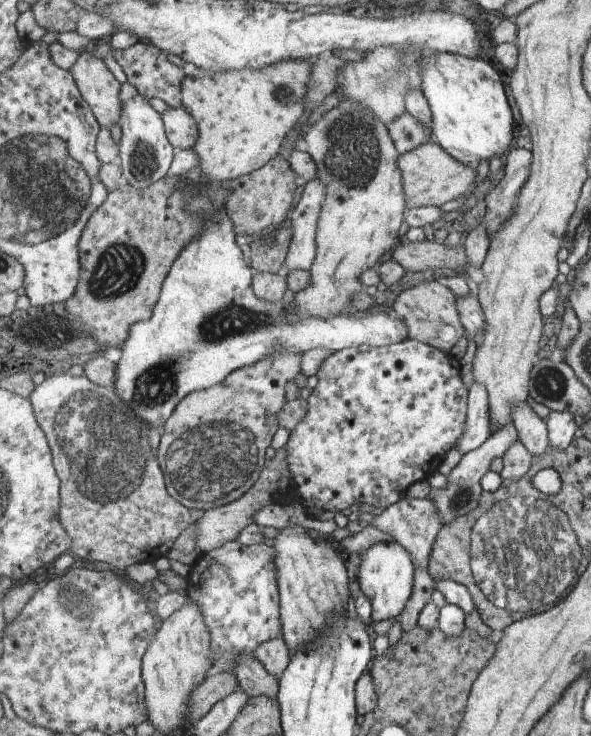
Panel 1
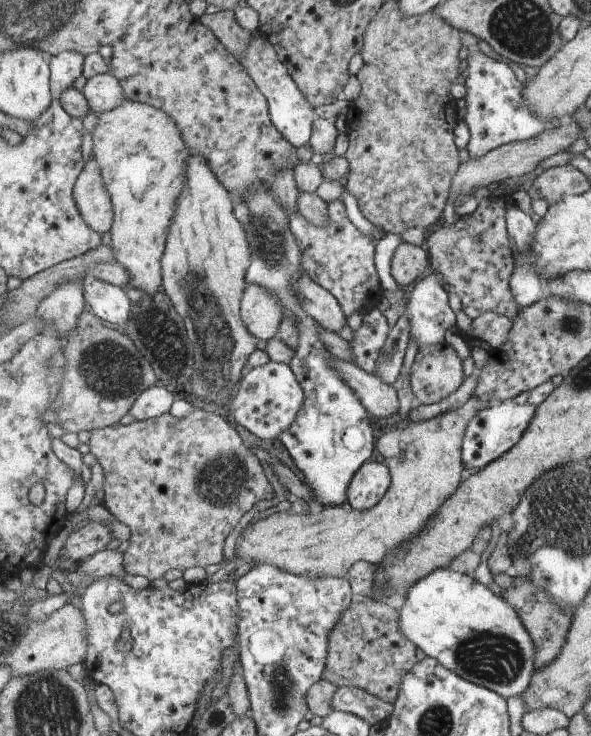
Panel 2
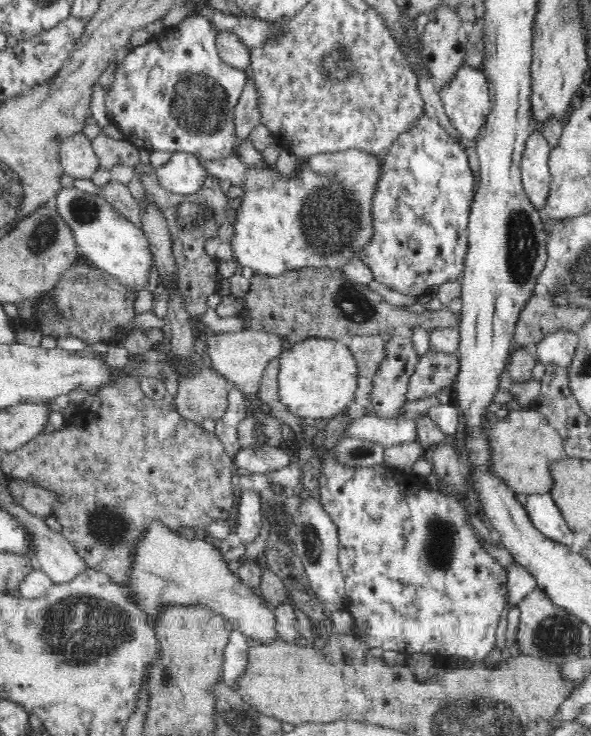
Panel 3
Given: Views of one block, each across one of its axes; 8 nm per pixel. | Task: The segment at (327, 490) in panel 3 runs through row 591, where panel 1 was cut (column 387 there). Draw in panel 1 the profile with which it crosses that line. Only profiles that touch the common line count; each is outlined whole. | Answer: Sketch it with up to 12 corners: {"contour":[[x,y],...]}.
{"contour":[[419,342],[326,356],[289,434],[309,511],[389,508],[465,436]]}

